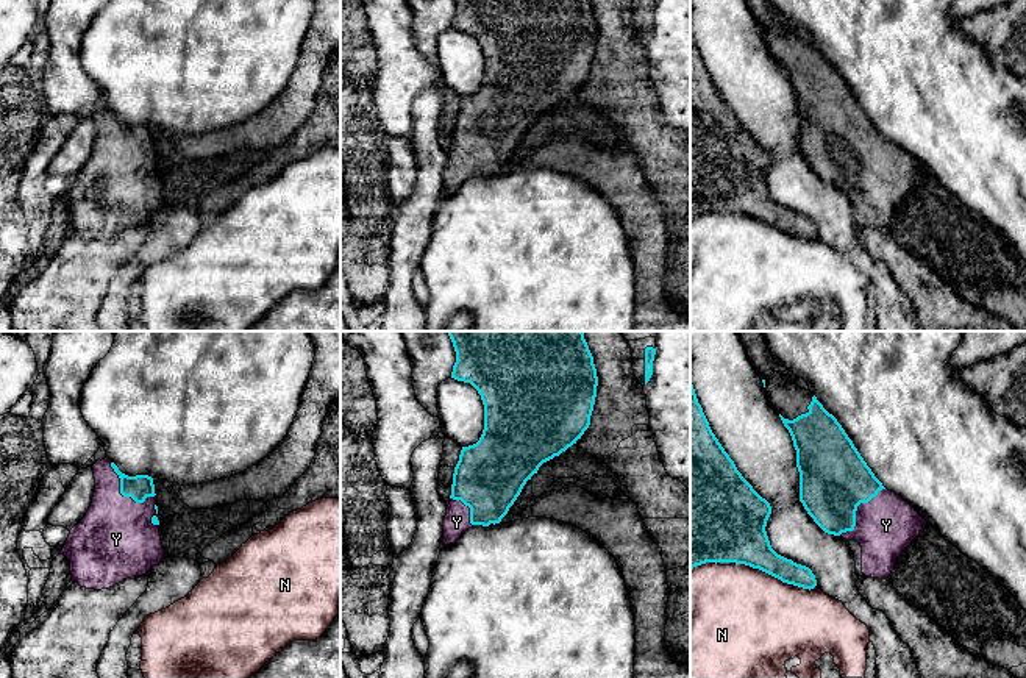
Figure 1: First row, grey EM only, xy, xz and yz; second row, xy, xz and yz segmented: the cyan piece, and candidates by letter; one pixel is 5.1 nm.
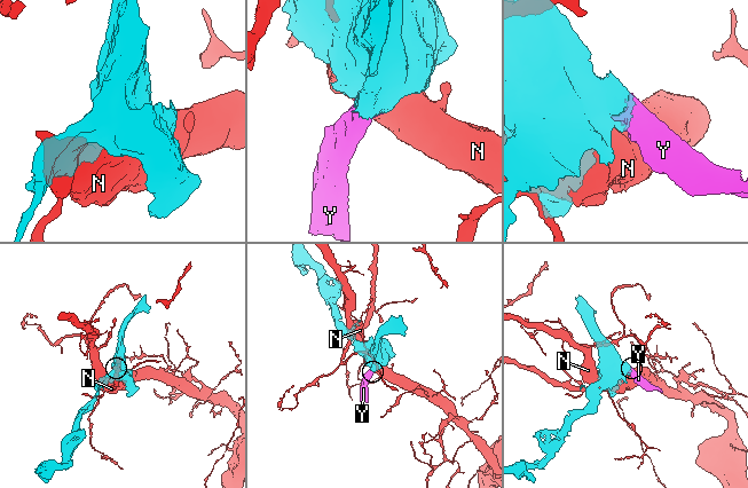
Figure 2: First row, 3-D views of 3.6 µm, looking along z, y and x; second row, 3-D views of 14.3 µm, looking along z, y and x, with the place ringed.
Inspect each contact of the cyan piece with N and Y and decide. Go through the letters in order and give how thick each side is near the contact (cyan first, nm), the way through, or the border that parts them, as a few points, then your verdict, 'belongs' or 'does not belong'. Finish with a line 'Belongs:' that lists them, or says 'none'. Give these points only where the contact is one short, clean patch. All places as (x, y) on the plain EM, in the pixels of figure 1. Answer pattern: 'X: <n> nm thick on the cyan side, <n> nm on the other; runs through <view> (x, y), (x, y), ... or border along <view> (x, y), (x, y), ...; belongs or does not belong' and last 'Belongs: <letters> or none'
N: 240 nm thick on the cyan side, 480 nm on the other; does not belong
Y: 130 nm thick on the cyan side, 400 nm on the other; belongs
Belongs: Y

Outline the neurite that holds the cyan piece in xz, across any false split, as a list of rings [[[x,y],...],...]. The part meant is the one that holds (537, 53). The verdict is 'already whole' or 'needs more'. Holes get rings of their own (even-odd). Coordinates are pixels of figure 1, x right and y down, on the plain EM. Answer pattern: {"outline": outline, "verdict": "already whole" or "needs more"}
{"outline": [[[454,0],[451,28],[470,33],[484,55],[479,91],[462,97],[444,169],[444,194],[473,175],[495,175],[508,164],[539,117],[559,106],[590,75],[598,27],[590,0]]], "verdict": "needs more"}

